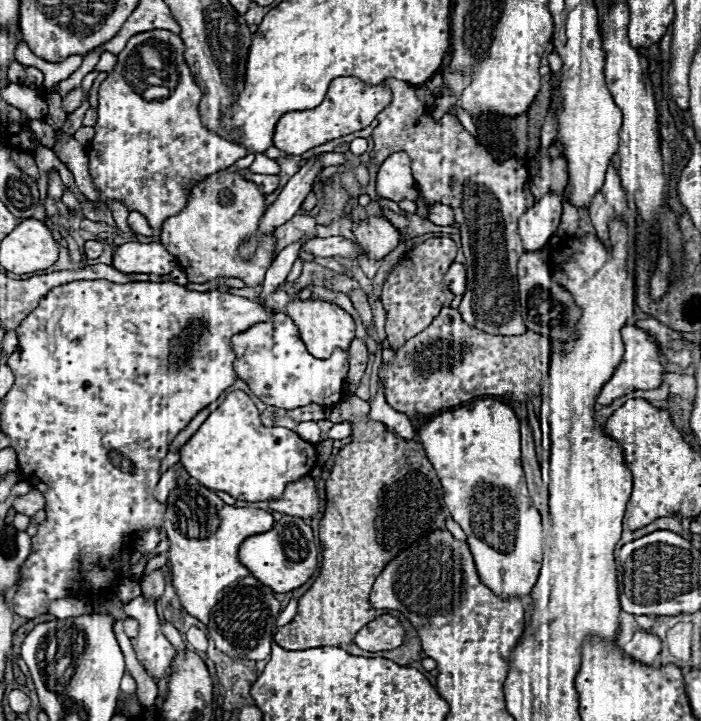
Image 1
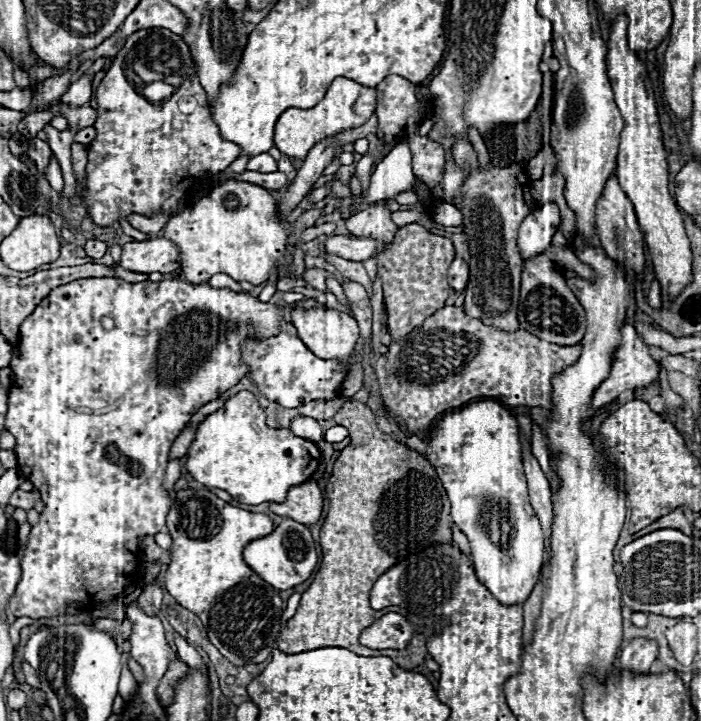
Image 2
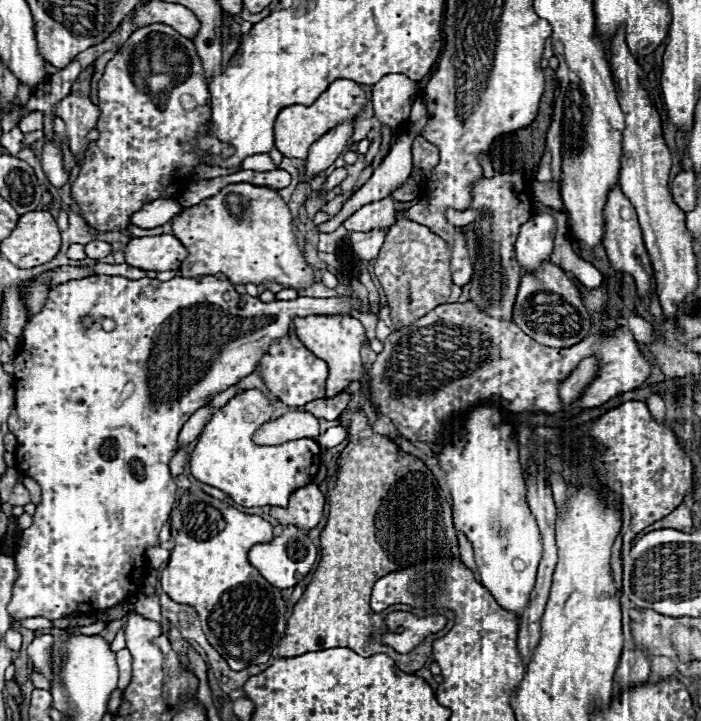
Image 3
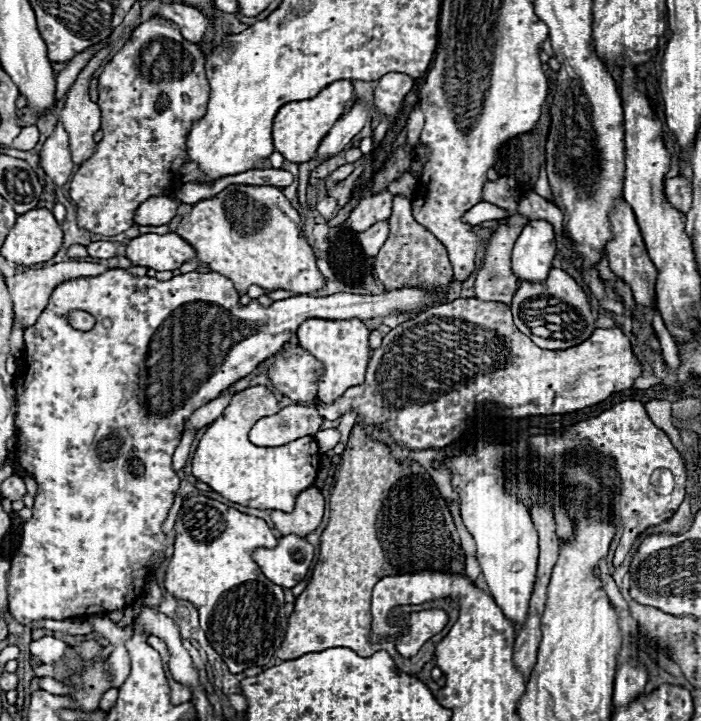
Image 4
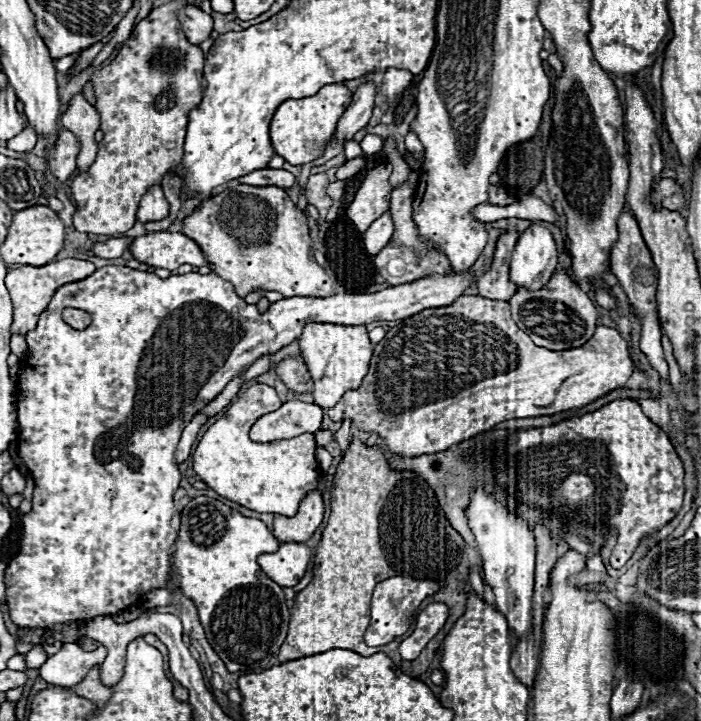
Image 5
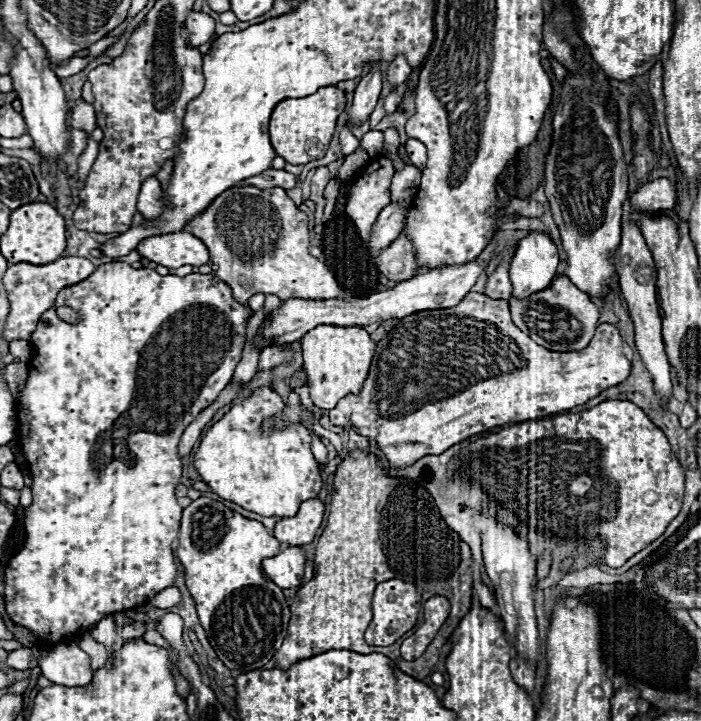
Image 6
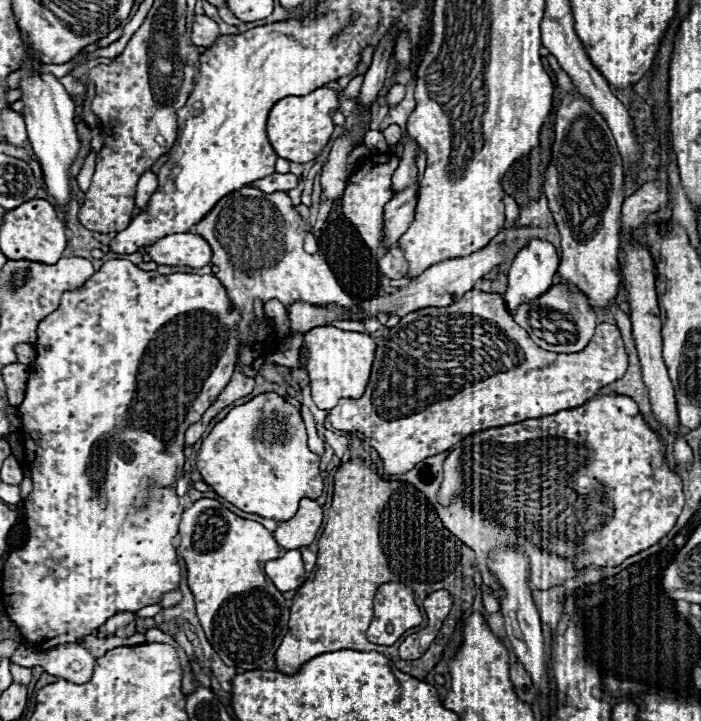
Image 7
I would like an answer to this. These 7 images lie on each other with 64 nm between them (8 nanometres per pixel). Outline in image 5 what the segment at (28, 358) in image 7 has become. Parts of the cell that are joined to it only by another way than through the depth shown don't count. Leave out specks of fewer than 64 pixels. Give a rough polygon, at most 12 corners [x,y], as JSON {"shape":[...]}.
{"shape":[[22,334],[12,336],[10,348],[12,354],[24,358],[28,346]]}

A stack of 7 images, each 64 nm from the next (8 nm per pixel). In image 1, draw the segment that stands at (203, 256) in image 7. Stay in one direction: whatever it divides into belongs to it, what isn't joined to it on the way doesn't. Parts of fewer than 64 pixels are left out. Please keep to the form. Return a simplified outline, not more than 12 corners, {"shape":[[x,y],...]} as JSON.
{"shape":[[126,242],[112,254],[122,274],[170,274],[164,244]]}

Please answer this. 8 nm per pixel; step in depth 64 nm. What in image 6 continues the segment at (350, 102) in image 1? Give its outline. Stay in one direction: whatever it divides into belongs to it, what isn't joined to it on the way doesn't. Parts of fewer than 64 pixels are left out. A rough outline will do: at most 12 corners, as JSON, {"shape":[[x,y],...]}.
{"shape":[[346,92],[282,100],[270,120],[276,154],[294,166],[322,158]]}

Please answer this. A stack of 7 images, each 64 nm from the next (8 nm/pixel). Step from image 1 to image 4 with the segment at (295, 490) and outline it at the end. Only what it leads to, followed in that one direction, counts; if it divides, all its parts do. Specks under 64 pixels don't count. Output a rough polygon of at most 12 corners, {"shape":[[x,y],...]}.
{"shape":[[316,486],[298,494],[292,512],[272,510],[284,534],[308,536],[322,522],[324,496]]}

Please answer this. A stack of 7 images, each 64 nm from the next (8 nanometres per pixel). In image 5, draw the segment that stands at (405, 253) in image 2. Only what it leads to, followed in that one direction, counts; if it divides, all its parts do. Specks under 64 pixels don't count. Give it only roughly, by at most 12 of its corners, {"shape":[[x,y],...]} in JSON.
{"shape":[[418,174],[392,190],[394,236],[374,256],[390,286],[452,274],[412,222]]}

